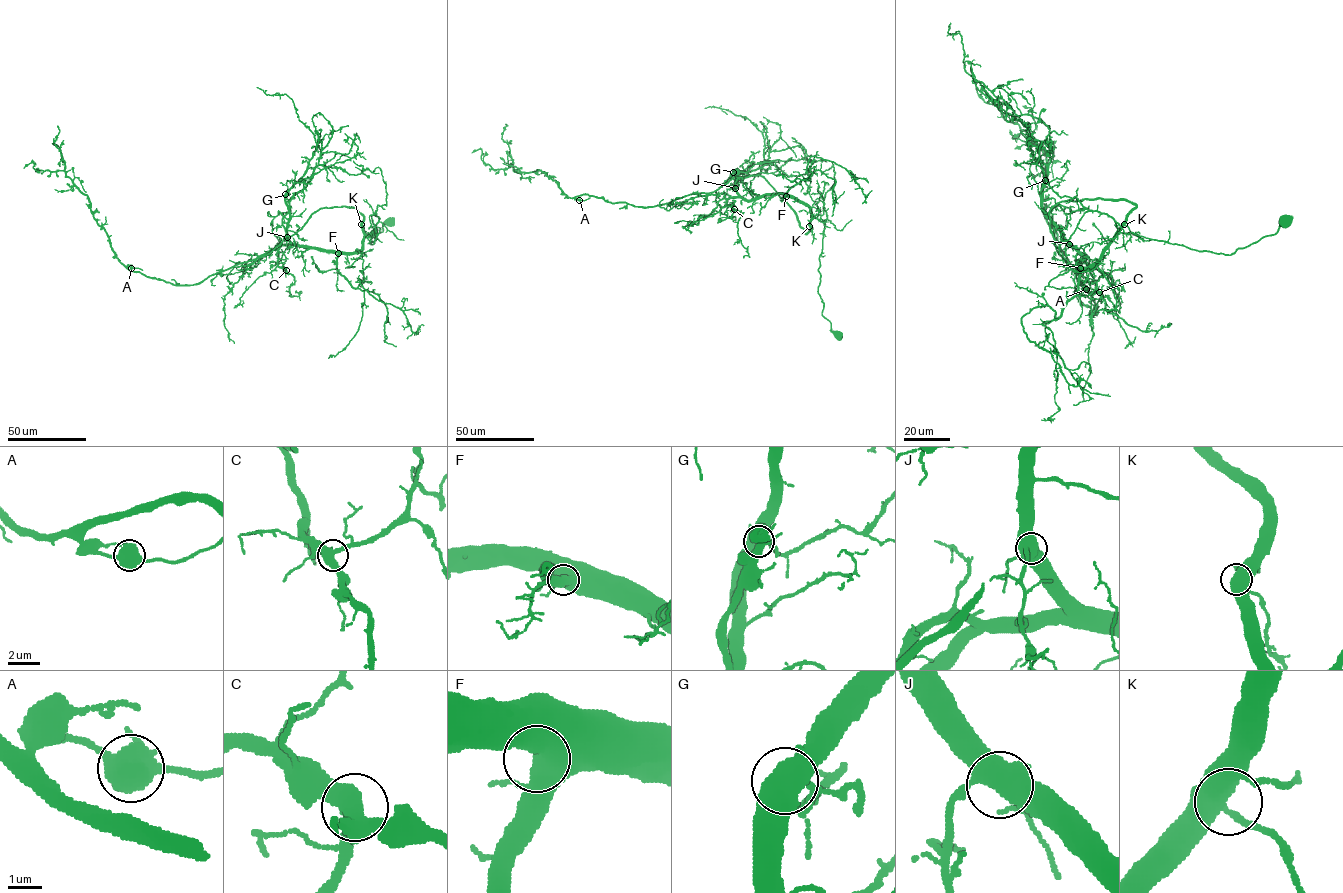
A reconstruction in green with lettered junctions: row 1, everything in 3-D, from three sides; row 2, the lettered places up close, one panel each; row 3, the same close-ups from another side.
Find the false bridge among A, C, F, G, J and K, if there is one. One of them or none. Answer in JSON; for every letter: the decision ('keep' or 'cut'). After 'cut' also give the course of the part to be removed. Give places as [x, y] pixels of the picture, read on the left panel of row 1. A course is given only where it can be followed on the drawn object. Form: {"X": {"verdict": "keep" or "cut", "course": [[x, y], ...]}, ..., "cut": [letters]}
{"A": {"verdict": "keep"}, "C": {"verdict": "keep"}, "F": {"verdict": "keep"}, "G": {"verdict": "keep"}, "J": {"verdict": "keep"}, "K": {"verdict": "keep"}, "cut": []}

